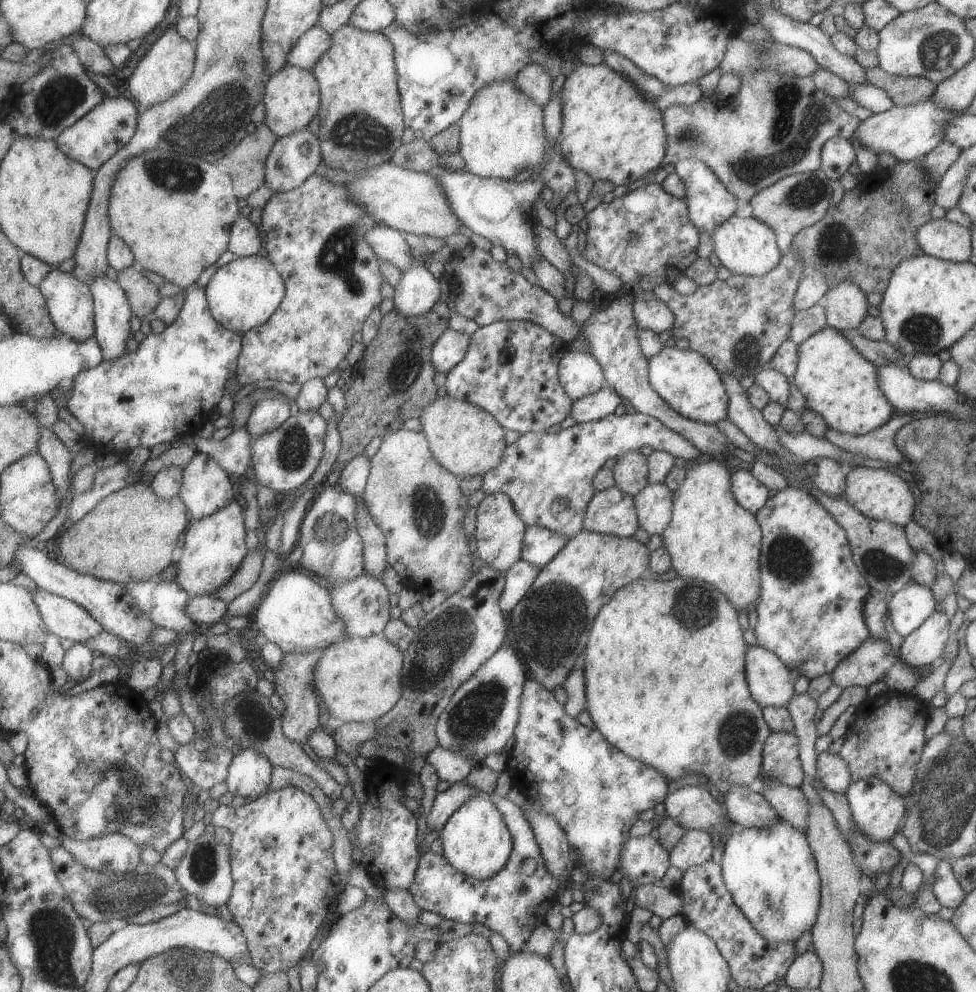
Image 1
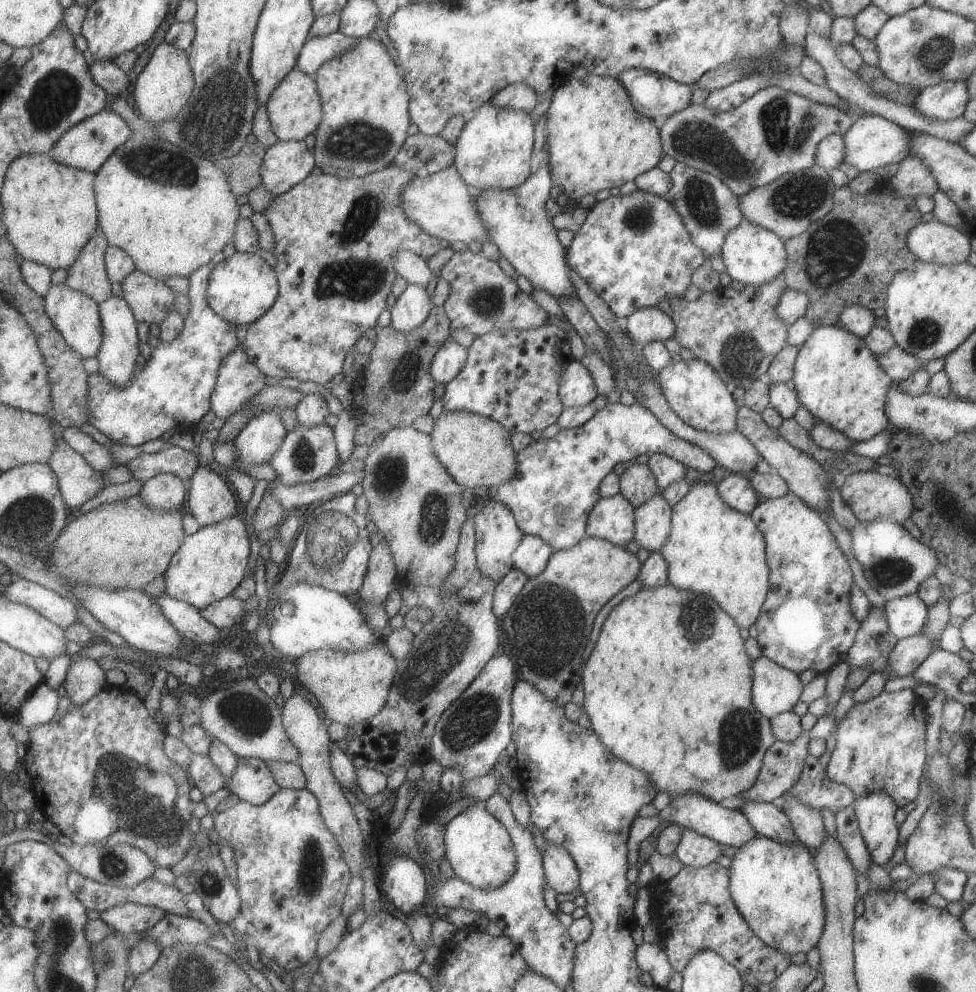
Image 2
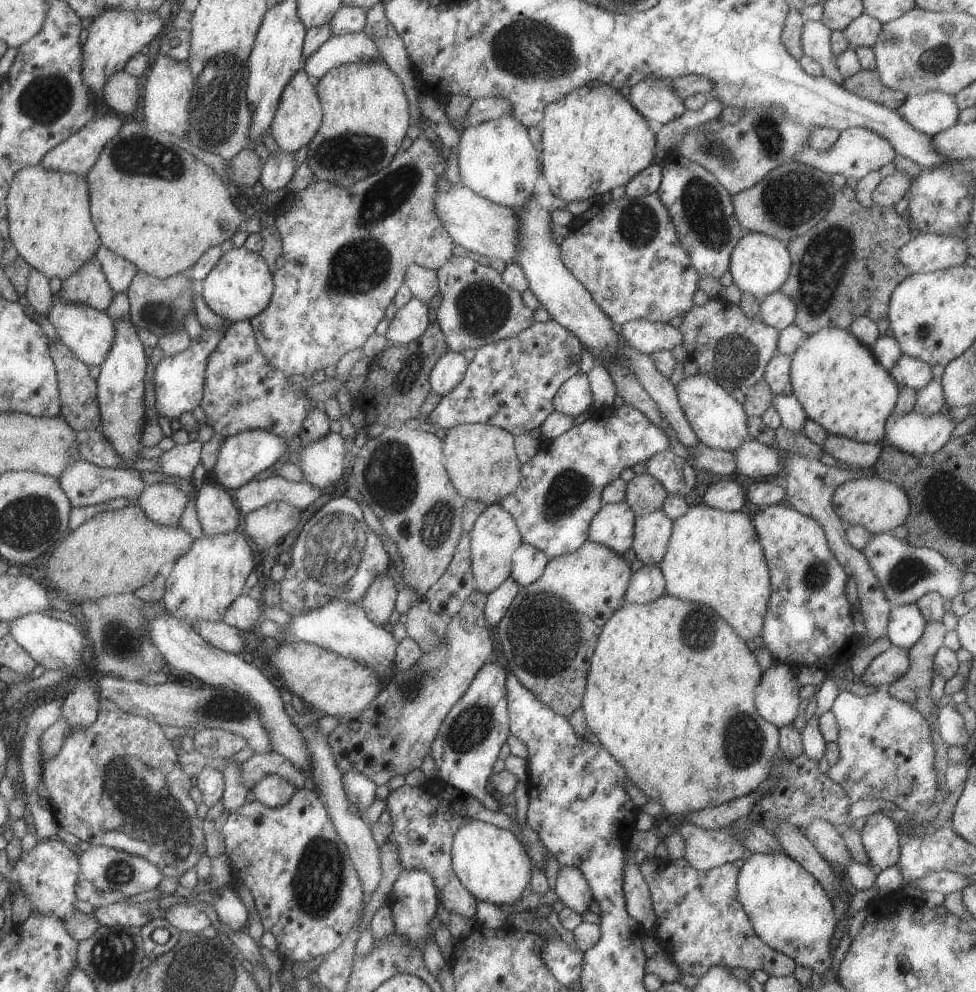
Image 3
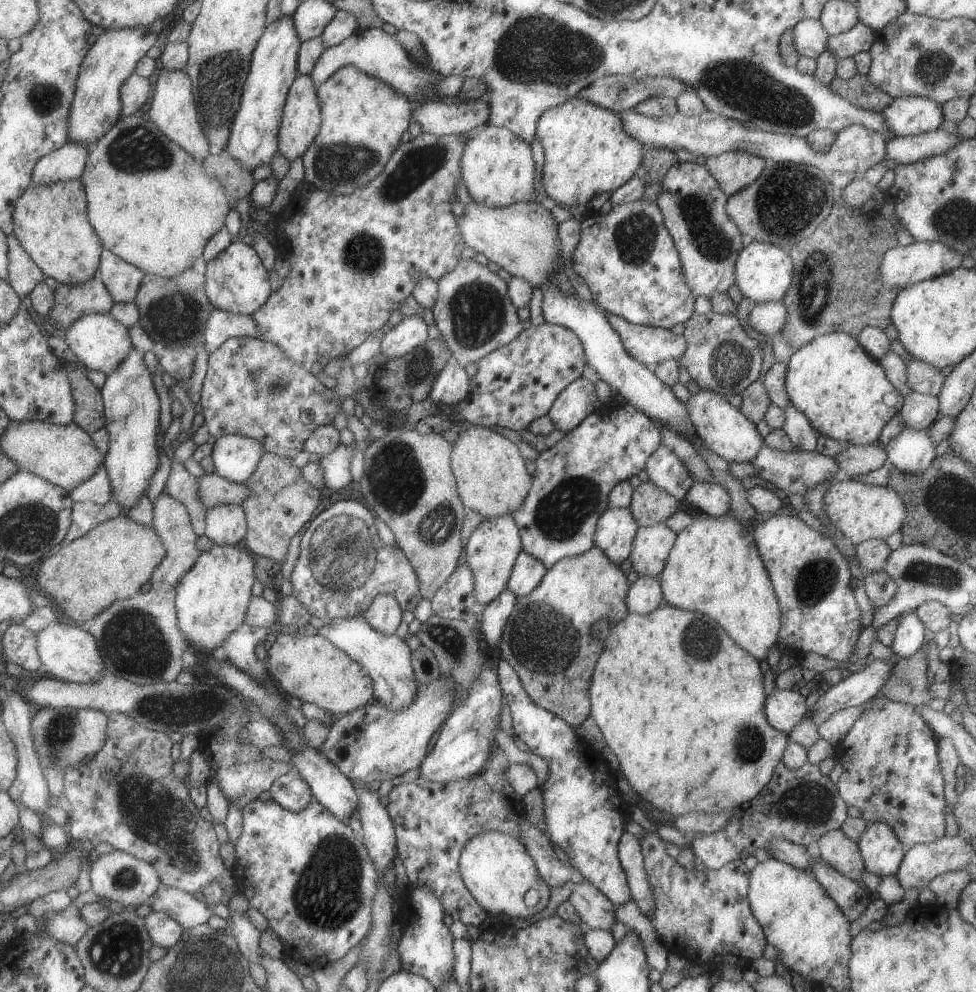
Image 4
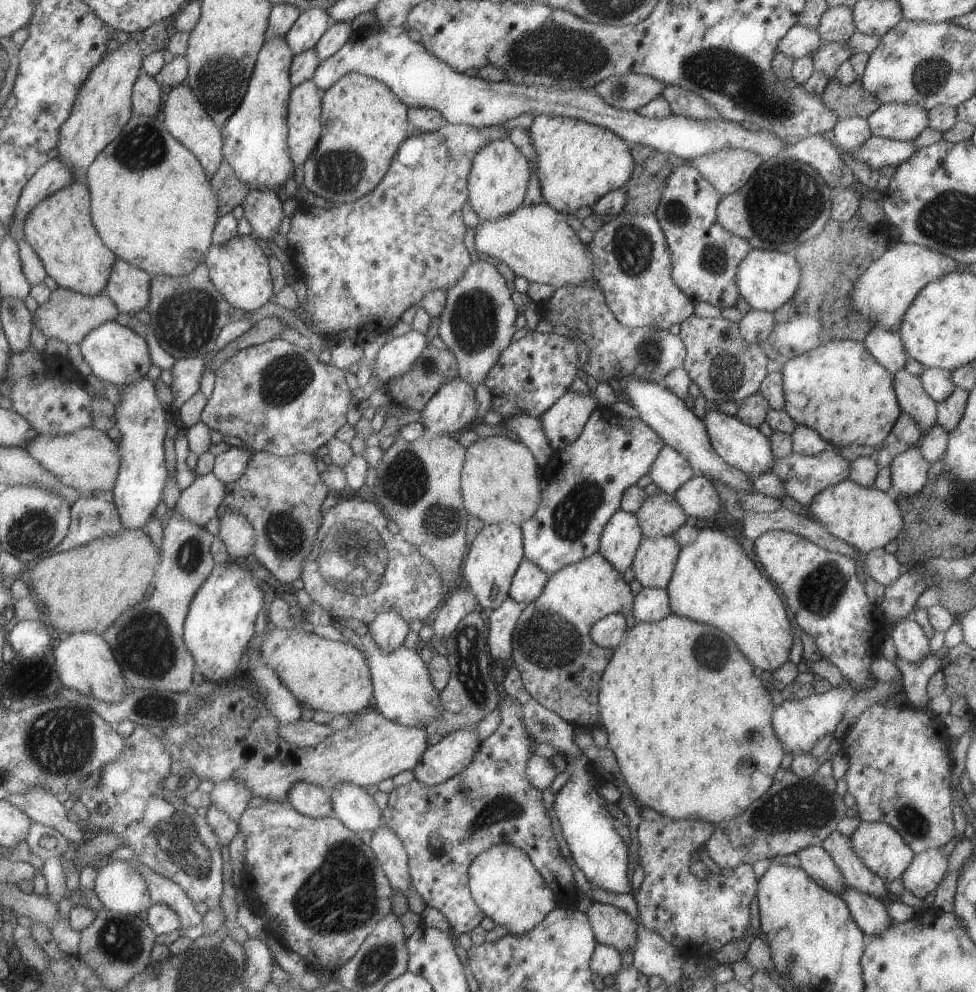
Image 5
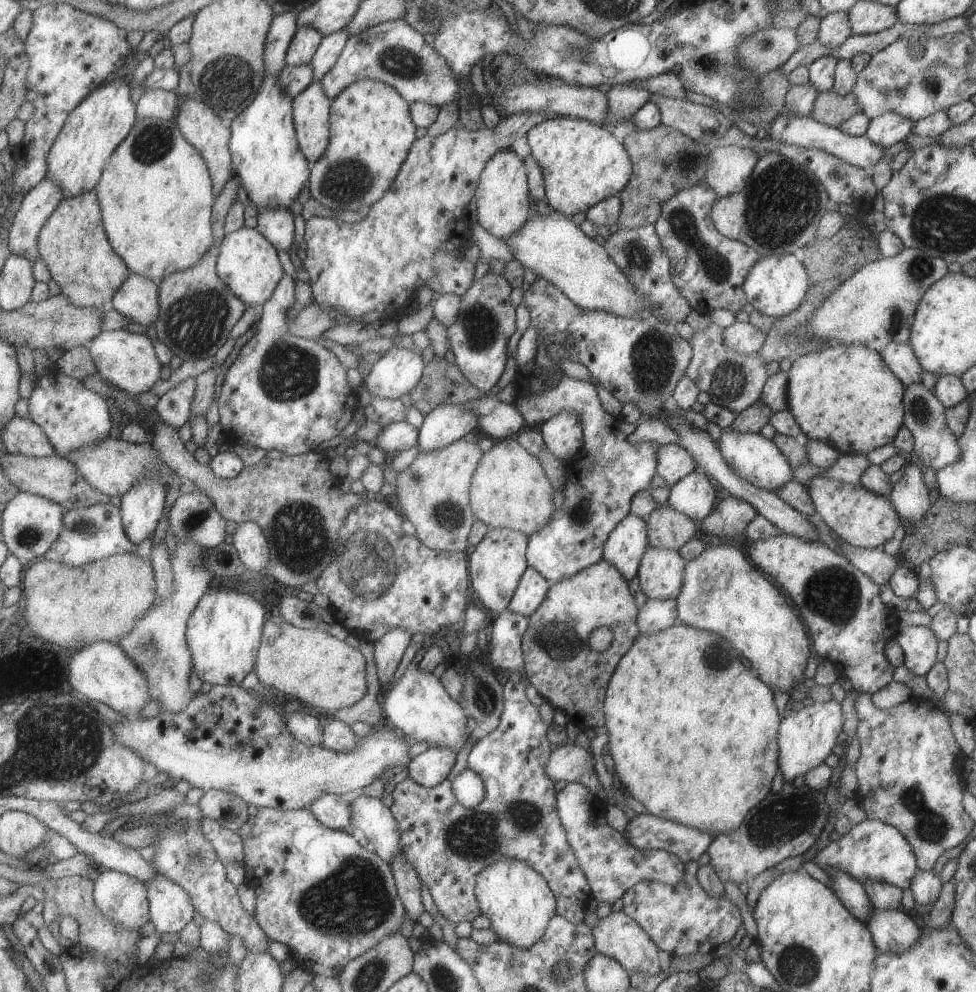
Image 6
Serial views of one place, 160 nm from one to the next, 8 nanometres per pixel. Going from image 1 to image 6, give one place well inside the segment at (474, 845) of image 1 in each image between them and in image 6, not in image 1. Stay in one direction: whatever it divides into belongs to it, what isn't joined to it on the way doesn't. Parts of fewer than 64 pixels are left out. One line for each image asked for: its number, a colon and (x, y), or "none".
2: (480, 852)
3: (490, 862)
4: (497, 870)
5: (504, 884)
6: (517, 901)

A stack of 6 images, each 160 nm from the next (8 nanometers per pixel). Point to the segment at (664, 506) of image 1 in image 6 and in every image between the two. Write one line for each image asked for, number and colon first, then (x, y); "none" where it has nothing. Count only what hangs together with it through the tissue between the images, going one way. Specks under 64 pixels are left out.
2: (652, 519)
3: (651, 533)
4: (650, 547)
5: (654, 560)
6: (660, 571)

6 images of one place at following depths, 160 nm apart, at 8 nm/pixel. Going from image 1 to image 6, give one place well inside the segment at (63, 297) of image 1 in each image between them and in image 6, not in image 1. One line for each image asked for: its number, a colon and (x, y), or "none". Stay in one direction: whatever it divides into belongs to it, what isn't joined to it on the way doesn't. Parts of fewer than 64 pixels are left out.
2: (76, 315)
3: (89, 333)
4: (100, 343)
5: (116, 354)
6: (126, 360)

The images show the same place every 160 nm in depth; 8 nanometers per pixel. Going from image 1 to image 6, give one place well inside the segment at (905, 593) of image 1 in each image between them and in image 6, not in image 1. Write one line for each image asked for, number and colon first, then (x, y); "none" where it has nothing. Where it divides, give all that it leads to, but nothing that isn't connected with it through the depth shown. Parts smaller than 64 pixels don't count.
2: (906, 616)
3: (905, 624)
4: (908, 637)
5: (911, 644)
6: (918, 643)

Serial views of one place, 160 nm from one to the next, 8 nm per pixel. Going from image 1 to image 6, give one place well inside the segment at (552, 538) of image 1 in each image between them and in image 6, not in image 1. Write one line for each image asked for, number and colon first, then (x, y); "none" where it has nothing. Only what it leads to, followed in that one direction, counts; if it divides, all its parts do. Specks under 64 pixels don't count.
2: (530, 557)
3: (527, 563)
4: (527, 572)
5: (528, 581)
6: (532, 587)

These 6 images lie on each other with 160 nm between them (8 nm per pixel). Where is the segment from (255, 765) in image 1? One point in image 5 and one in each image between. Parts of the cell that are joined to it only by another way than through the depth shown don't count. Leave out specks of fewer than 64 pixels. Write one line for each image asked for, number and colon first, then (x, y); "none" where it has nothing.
2: (251, 781)
3: (273, 791)
4: (289, 790)
5: (312, 801)

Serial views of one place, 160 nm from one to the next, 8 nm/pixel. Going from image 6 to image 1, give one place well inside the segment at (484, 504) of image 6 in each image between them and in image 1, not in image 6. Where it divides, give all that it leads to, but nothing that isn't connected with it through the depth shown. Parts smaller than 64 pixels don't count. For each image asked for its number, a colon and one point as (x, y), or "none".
1: (464, 440)
2: (476, 451)
3: (480, 460)
4: (491, 477)
5: (499, 480)

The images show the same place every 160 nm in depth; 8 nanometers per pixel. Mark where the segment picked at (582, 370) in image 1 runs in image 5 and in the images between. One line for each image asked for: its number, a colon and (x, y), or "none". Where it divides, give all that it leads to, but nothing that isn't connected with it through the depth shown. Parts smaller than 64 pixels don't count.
2: (576, 388)
3: (574, 396)
4: (578, 399)
5: (562, 422)

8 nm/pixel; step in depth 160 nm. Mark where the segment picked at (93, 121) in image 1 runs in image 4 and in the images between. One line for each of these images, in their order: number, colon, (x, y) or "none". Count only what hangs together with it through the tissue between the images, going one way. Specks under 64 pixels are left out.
2: (89, 144)
3: (78, 154)
4: (68, 163)

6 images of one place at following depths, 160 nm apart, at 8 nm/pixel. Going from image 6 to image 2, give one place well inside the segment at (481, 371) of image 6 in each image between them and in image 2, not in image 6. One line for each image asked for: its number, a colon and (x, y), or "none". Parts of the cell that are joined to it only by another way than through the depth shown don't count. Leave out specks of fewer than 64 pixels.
2: (483, 298)
3: (477, 308)
4: (473, 313)
5: (477, 322)

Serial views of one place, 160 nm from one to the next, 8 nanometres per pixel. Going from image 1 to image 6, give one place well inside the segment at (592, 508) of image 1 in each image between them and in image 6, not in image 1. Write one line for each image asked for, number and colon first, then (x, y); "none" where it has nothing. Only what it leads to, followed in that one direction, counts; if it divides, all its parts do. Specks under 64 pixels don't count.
2: (612, 519)
3: (612, 525)
4: (615, 529)
5: (621, 535)
6: (626, 543)

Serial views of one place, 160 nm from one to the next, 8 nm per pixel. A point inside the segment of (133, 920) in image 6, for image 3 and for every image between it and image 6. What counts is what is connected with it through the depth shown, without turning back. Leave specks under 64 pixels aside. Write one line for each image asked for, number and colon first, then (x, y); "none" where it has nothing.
3: (108, 869)
4: (117, 876)
5: (117, 885)

